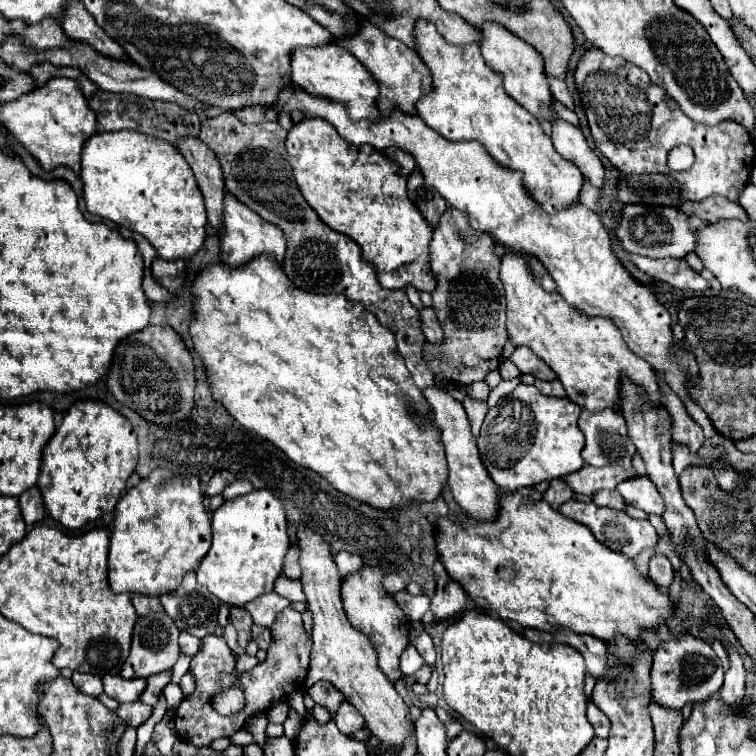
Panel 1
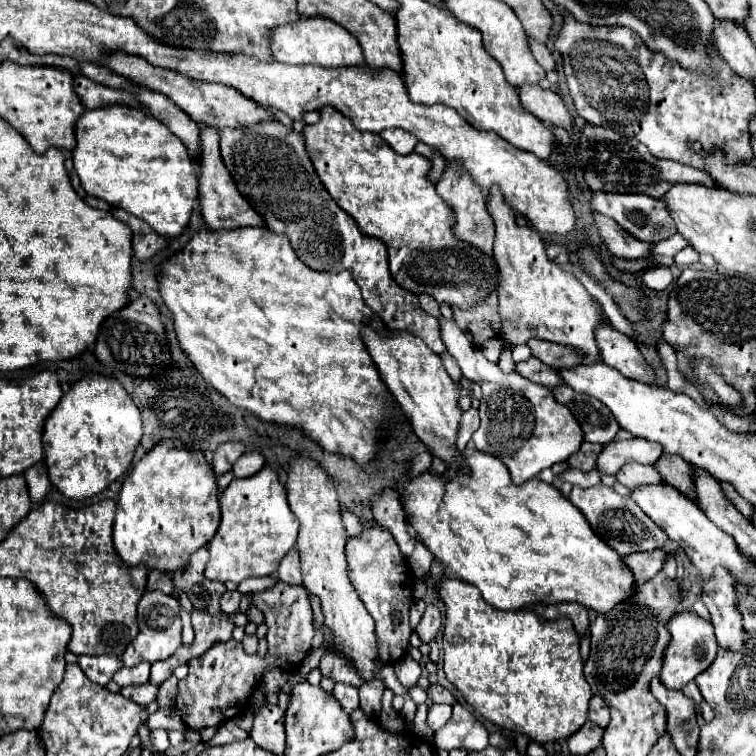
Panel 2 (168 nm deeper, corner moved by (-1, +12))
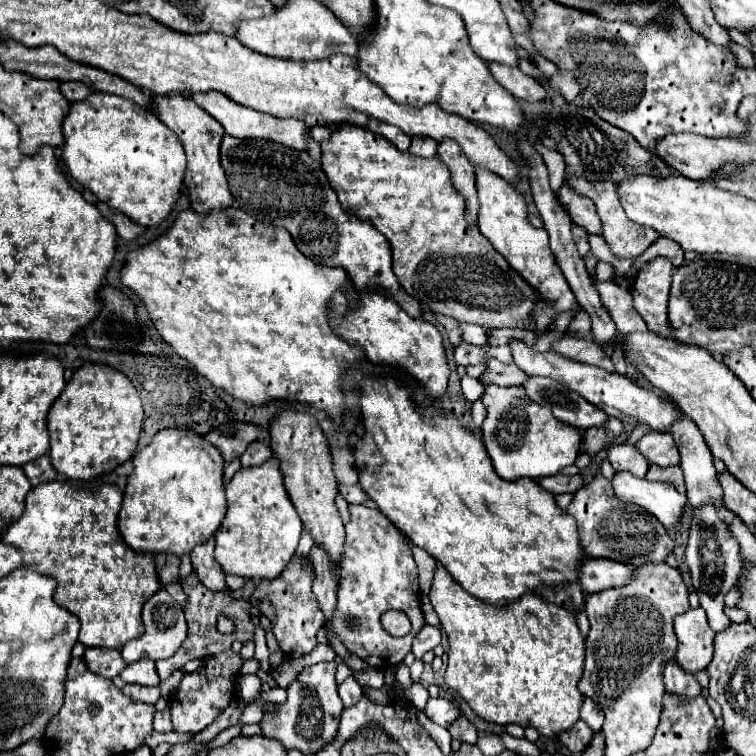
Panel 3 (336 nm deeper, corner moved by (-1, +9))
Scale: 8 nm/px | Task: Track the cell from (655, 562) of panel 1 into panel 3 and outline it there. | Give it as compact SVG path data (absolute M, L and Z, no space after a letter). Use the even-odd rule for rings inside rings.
M587 559L581 567L581 589L587 593L605 591L609 587L623 587L635 575L633 565L625 565L613 559Z

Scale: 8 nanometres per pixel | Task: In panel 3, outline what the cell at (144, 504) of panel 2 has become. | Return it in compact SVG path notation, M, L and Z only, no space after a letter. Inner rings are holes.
M163 429L153 441L135 453L133 473L127 479L123 505L119 511L119 531L125 545L137 553L169 553L169 555L189 555L193 547L201 545L205 539L213 537L225 517L225 489L223 489L223 459L211 443L203 437L181 431L181 429Z

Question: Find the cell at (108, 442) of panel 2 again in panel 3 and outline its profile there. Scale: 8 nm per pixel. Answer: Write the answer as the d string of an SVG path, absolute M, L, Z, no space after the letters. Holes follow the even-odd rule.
M85 363L73 373L47 415L51 465L71 481L93 481L135 455L141 427L143 405L133 383L111 367Z

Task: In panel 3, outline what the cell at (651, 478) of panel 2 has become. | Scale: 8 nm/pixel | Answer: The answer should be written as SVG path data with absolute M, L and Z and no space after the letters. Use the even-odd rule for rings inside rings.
M635 445L609 447L609 463L613 465L613 471L627 471L639 479L645 479L649 469L649 463L643 461L643 455L639 455L639 451L635 451Z

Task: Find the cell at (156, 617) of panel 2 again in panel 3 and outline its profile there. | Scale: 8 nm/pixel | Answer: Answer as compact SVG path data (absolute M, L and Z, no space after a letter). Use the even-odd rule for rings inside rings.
M159 589L143 605L143 625L145 625L145 633L141 637L133 639L131 643L127 643L121 649L121 655L123 655L125 663L135 663L139 659L151 659L151 661L169 659L181 647L181 643L183 643L183 639L187 635L187 623L185 623L183 607L179 603L175 605L175 599L165 589Z

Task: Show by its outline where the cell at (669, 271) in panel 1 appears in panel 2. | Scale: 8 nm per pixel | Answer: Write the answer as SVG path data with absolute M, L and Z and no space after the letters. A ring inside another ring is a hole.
M593 212L593 222L597 226L597 234L603 238L603 242L607 244L607 248L613 256L617 256L617 258L653 258L649 252L653 244L635 240L629 232L619 228L619 224L615 224L615 220Z

